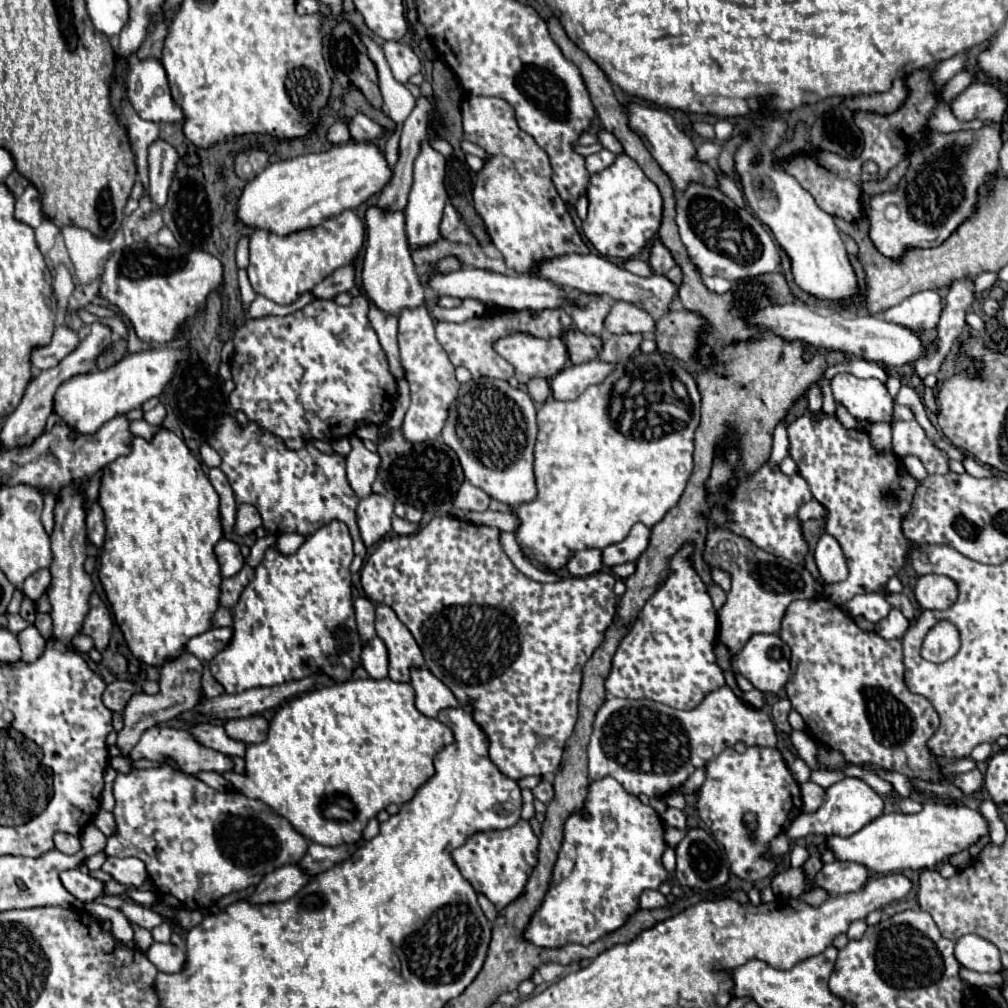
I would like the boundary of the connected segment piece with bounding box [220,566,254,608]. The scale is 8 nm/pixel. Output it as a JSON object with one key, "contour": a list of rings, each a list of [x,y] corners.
{"contour":[[[244,566],[236,576],[224,578],[222,586],[220,586],[220,606],[232,608],[238,602],[244,586],[252,580],[252,574],[254,574],[254,570],[250,566]]]}

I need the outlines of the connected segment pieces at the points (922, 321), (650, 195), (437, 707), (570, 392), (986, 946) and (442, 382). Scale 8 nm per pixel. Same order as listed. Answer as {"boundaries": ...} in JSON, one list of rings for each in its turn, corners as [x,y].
{"boundaries":[[[[924,290],[908,296],[894,308],[888,308],[884,312],[884,318],[900,326],[906,326],[914,332],[924,332],[938,326],[940,312],[942,312],[940,294],[934,290]]],[[[618,154],[608,168],[592,174],[586,192],[590,206],[588,218],[582,222],[582,230],[602,256],[628,260],[636,256],[658,232],[662,218],[660,192],[654,192],[654,184],[640,174],[636,162],[626,154]]],[[[426,668],[412,670],[412,688],[416,690],[416,708],[424,716],[438,716],[444,708],[458,708],[458,700],[454,694],[430,674]]],[[[598,358],[588,360],[584,364],[570,364],[552,380],[552,396],[556,400],[572,400],[580,396],[588,386],[604,382],[604,378],[614,368],[616,364],[602,362]]],[[[966,934],[956,942],[954,948],[956,960],[976,972],[1000,972],[1000,952],[996,946],[976,934]]],[[[424,306],[402,310],[398,318],[398,344],[400,344],[400,362],[410,384],[410,408],[406,410],[402,422],[402,436],[408,442],[426,442],[442,434],[442,428],[448,418],[450,404],[456,400],[460,382],[454,376],[454,366],[444,354],[444,348],[434,336],[434,322]]]]}

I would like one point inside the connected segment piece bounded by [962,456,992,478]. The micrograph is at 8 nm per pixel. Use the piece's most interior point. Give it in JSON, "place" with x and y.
{"place":[972,467]}

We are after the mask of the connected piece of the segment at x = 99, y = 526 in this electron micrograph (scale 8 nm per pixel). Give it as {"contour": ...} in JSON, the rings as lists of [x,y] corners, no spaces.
{"contour":[[[98,502],[92,504],[92,508],[86,516],[86,538],[96,548],[100,548],[104,542],[104,514],[102,514]]]}

